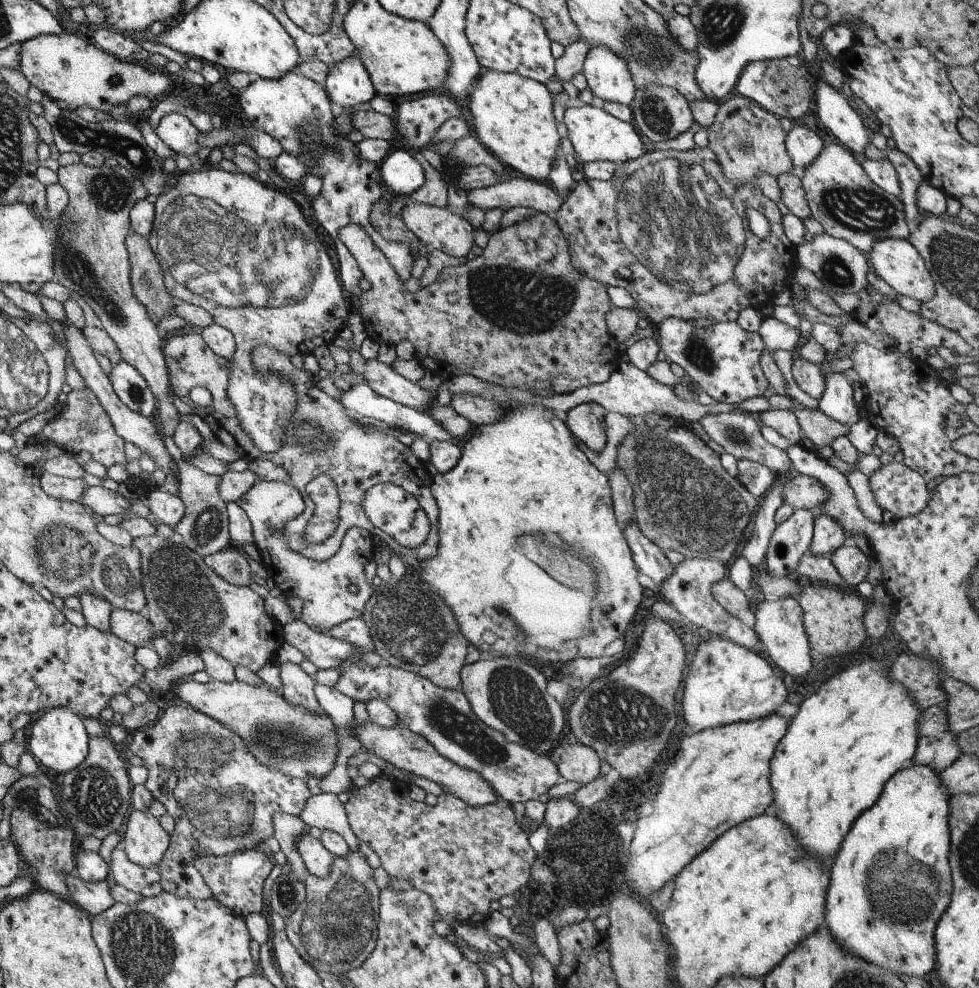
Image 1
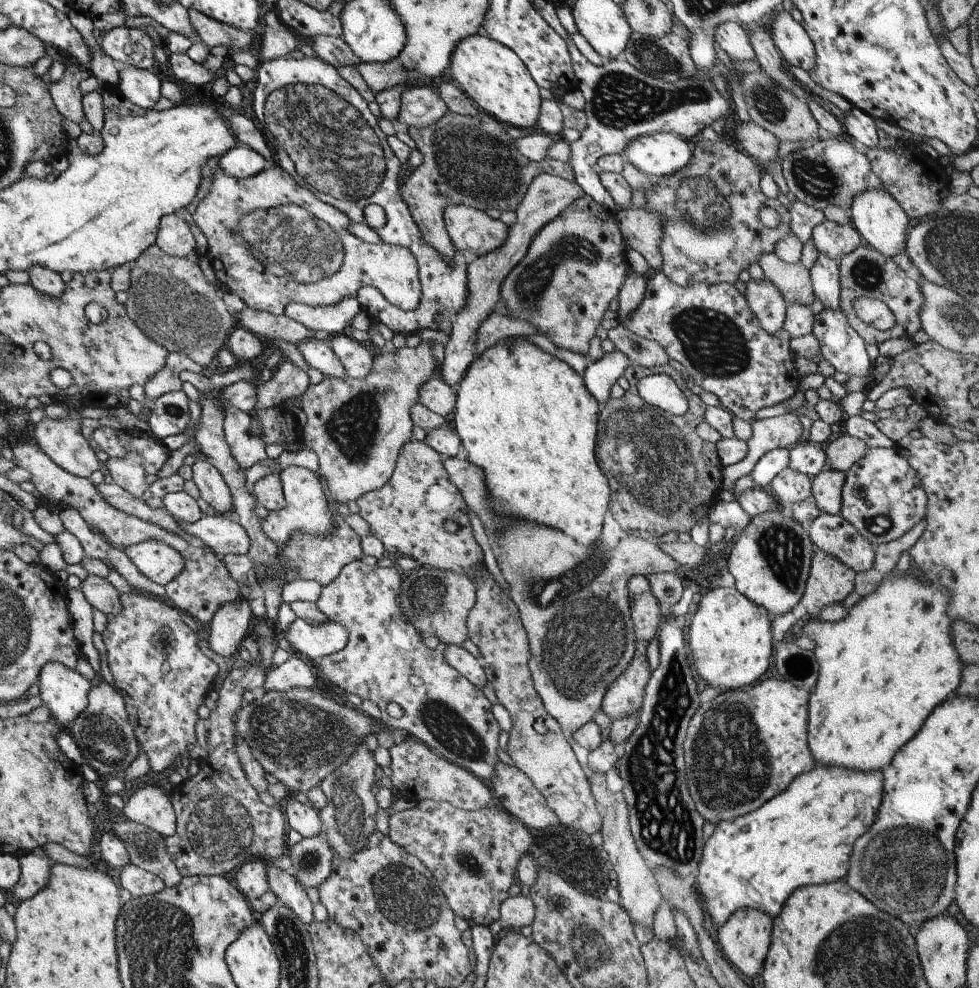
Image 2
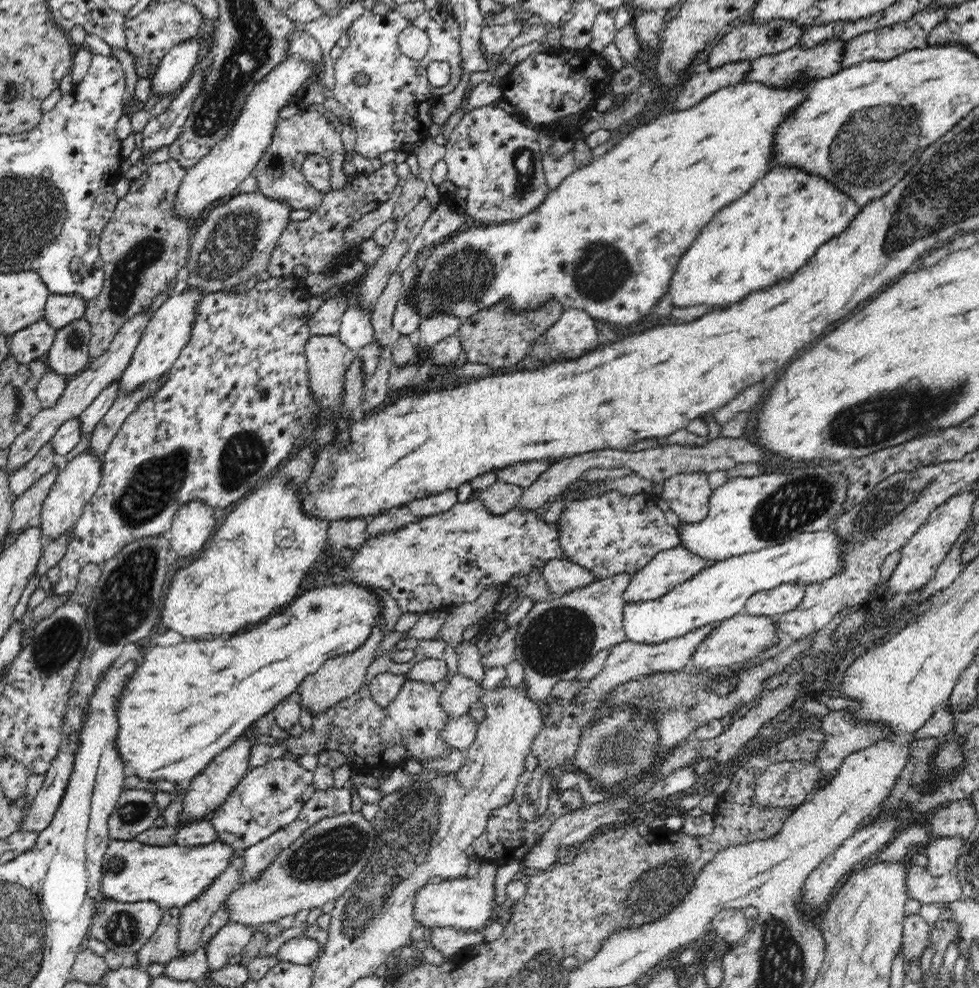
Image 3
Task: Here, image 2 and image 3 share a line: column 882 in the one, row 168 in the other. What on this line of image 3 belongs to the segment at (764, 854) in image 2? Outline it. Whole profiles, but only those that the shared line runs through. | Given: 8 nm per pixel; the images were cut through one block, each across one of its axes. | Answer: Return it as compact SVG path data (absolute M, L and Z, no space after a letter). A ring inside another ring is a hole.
M772 170L770 174L766 174L766 178L758 180L750 190L746 191L738 200L734 200L728 206L719 210L713 219L700 230L700 234L694 239L694 242L688 247L688 250L682 254L672 278L670 278L670 284L668 284L666 290L666 296L670 299L672 307L686 306L698 306L698 304L708 304L708 306L730 306L730 304L736 304L740 300L744 300L750 292L756 292L756 290L762 290L762 288L768 288L768 286L774 286L786 278L792 278L794 272L798 272L814 254L816 250L837 237L841 232L844 232L850 223L854 220L854 217L861 211L861 208L854 202L854 199L850 198L850 195L838 190L832 183L828 182L825 178L819 177L812 173L806 174L806 172L800 172L800 170Z

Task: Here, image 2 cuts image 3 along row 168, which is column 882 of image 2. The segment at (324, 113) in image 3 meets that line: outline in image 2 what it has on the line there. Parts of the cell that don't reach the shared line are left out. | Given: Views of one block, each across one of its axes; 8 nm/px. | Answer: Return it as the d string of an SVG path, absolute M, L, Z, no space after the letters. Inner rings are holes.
M861 243L850 253L844 254L837 260L839 277L838 308L846 316L846 321L852 329L864 340L865 344L881 344L889 338L907 338L911 339L913 334L921 329L917 316L922 298L918 282L907 277L905 273L891 260L883 256L878 250L867 244ZM865 297L867 299L877 299L883 301L885 306L892 311L895 324L893 328L886 331L880 331L874 326L865 324L853 310L854 300Z

